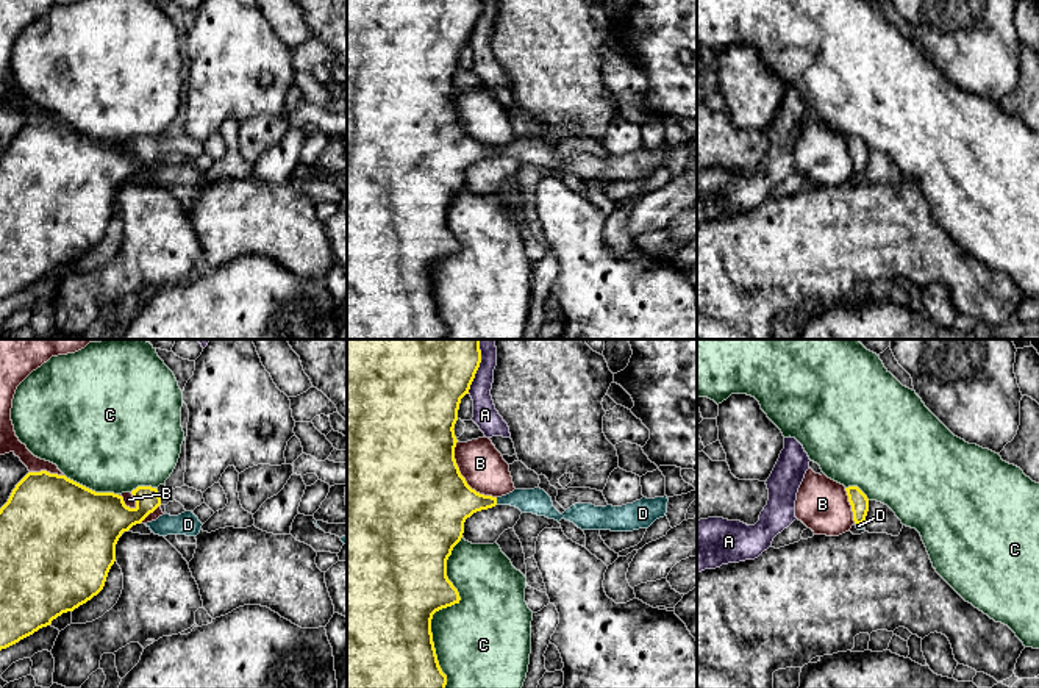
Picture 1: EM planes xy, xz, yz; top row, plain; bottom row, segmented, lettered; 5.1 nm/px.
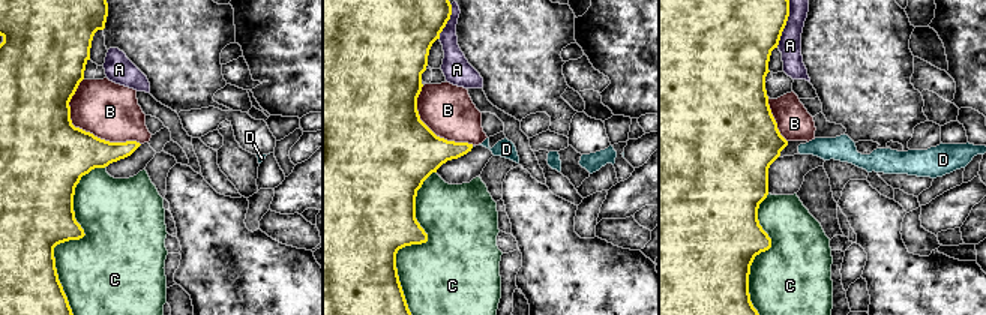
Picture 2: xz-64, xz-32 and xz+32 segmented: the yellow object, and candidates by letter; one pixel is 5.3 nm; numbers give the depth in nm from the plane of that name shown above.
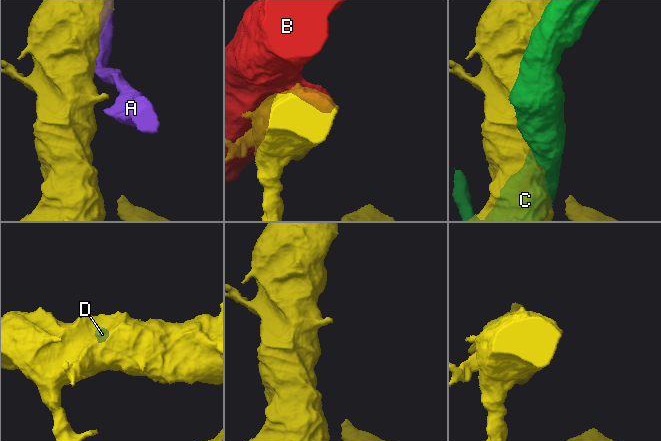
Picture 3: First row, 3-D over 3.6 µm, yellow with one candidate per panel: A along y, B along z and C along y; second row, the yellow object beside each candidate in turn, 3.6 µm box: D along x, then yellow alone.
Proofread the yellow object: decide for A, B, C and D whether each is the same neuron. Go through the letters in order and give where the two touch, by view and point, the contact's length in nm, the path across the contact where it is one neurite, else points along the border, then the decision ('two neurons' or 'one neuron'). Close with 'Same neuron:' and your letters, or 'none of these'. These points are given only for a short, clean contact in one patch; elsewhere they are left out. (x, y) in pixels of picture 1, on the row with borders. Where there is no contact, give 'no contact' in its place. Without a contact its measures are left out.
A: meets yellow in xz at (478, 366); contact 280 nm long; two neurons
B: meets yellow in xz at (463, 477); contact 360 nm long; two neurons
C: meets yellow in xz at (441, 609); contact 800 nm long; two neurons
D: meets yellow in xz at (496, 501); contact 40 nm long; border along xz (496, 498), (497, 504); two neurons
Same neuron: none of these

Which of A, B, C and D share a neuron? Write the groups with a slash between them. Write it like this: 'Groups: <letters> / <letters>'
Groups: A / B C / D

